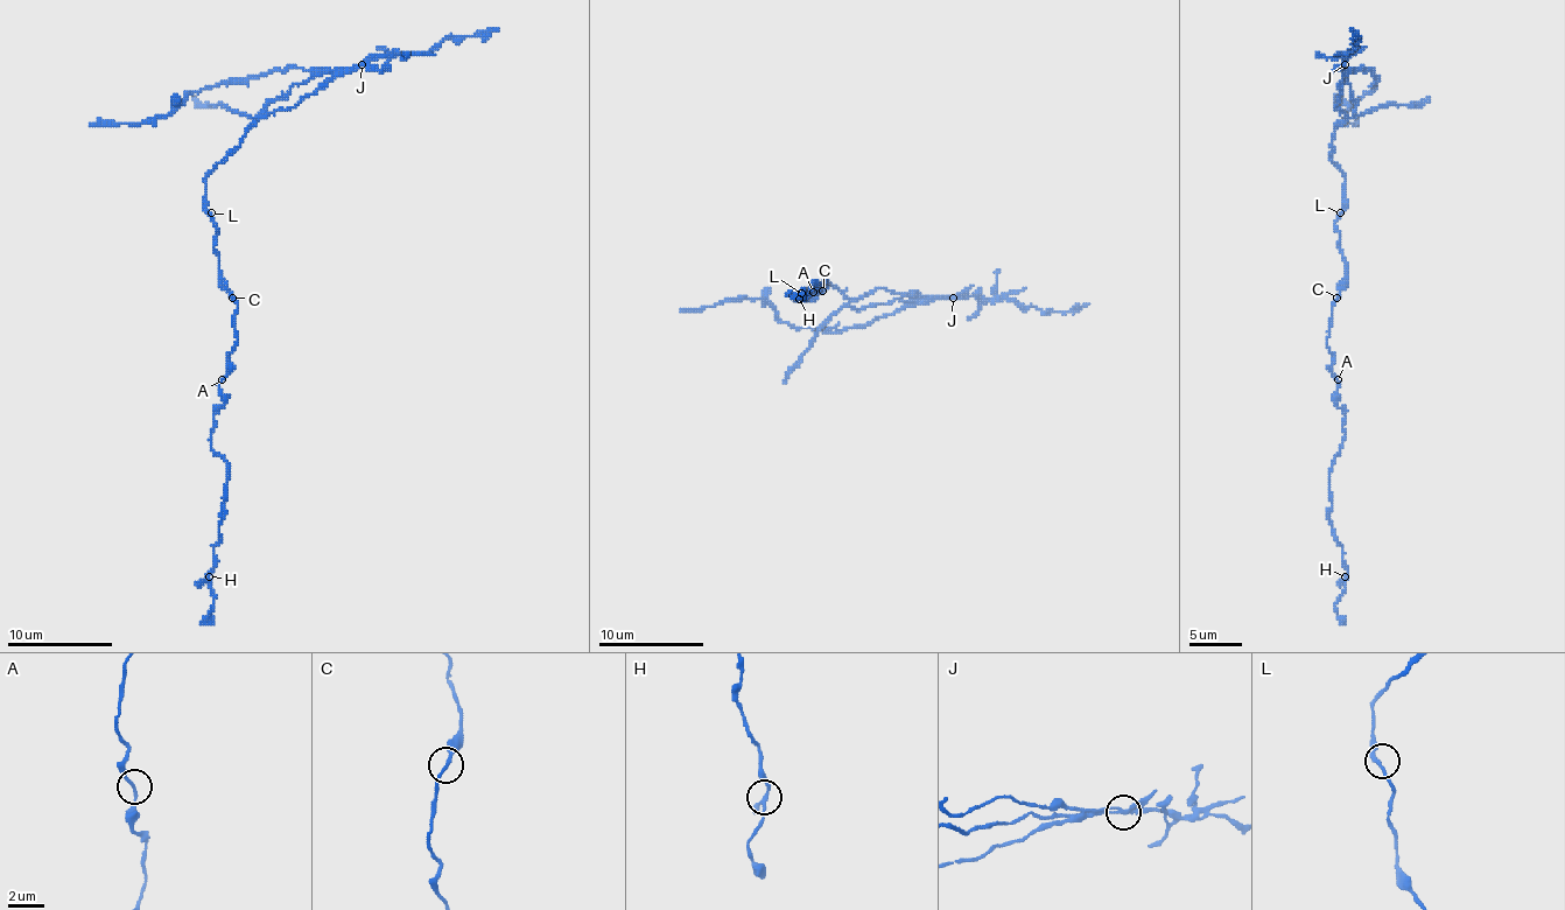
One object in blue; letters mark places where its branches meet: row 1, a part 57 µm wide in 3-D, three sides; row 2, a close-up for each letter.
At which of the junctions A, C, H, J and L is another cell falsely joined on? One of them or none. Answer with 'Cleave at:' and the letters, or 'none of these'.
Cleave at: J

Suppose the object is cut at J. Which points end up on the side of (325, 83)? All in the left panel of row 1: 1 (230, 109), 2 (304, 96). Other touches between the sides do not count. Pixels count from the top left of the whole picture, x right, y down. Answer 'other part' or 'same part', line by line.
1: other part
2: same part

